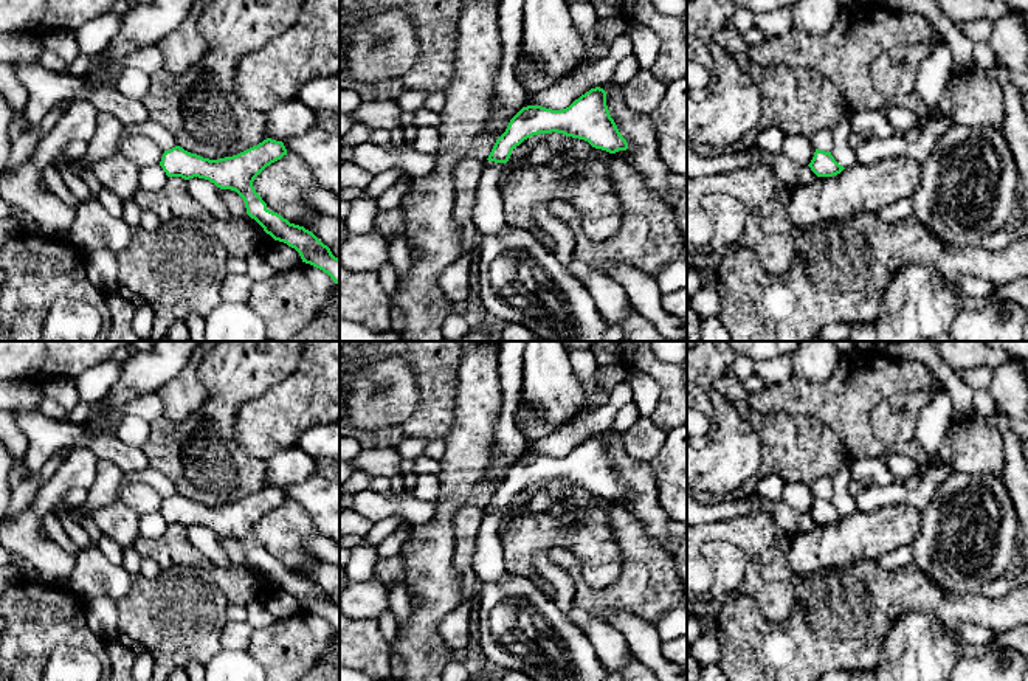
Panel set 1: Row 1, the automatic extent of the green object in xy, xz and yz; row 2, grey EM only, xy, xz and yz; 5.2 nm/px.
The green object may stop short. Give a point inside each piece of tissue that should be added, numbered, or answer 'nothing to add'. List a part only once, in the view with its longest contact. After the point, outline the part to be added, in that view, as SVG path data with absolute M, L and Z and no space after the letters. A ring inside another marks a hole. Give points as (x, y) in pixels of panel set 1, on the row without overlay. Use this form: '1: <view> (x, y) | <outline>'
nothing to add

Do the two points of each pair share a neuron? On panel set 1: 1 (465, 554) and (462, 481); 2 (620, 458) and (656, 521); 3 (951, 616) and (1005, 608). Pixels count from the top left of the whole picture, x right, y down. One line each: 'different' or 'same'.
1: different
2: same
3: same

